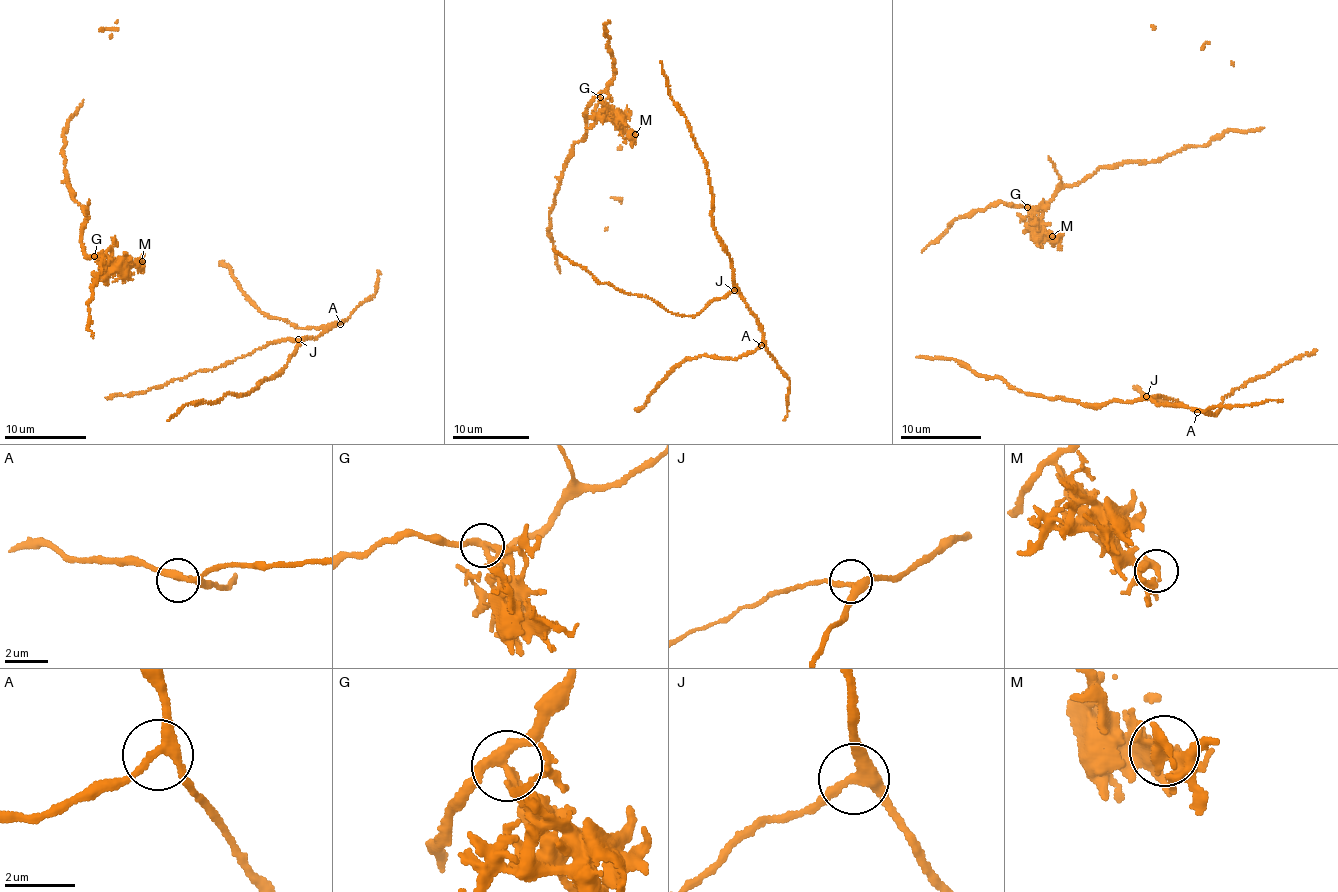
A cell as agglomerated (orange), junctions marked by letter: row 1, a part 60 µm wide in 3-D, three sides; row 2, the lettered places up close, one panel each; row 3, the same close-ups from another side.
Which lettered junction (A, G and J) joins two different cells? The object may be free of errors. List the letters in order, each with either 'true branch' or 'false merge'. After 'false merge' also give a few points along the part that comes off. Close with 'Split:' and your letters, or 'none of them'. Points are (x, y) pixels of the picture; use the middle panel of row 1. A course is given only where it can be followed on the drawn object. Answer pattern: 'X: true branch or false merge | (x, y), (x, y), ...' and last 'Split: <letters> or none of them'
A: true branch
G: false merge | (600, 97), (618, 119), (632, 148)
J: true branch
Split: G

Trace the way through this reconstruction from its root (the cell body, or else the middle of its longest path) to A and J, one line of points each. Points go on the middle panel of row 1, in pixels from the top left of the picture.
A: (660, 61), (668, 94), (686, 119), (704, 160), (714, 229), (730, 255), (732, 280), (756, 318), (761, 345)
J: (660, 61), (668, 94), (686, 119), (705, 164), (712, 195), (712, 222), (723, 250), (732, 262), (734, 290)

